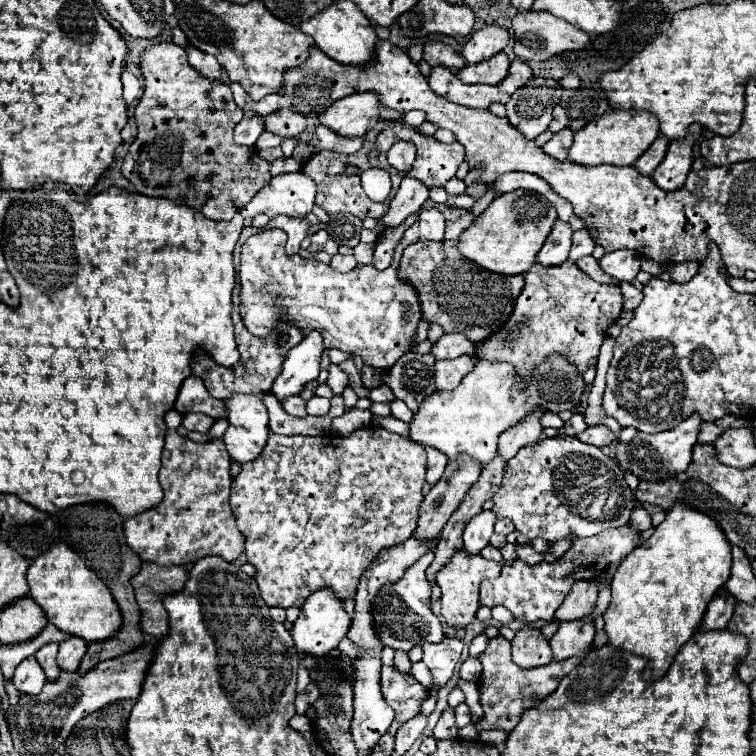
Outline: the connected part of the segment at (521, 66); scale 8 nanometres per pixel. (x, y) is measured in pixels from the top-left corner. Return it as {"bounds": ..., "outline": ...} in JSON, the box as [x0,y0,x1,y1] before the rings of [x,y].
{"bounds":[501,61,531,93],"outline":[[[513,61],[511,67],[509,67],[509,77],[505,77],[505,81],[501,81],[501,91],[503,93],[515,93],[519,87],[523,87],[527,81],[531,79],[531,69],[527,63],[521,63],[521,61]]]}

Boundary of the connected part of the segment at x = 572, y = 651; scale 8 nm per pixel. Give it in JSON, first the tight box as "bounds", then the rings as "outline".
{"bounds":[551,621,595,661],"outline":[[[561,621],[557,633],[551,637],[551,649],[553,649],[553,659],[565,661],[569,657],[585,653],[595,637],[595,627],[593,623],[583,623],[583,621]]]}

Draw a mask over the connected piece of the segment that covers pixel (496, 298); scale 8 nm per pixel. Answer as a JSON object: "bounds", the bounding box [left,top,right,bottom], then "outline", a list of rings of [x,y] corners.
{"bounds":[399,209,523,343],"outline":[[[443,209],[443,213],[447,219],[443,241],[409,245],[401,255],[399,277],[401,281],[417,289],[423,307],[421,319],[429,323],[439,323],[445,333],[465,333],[465,337],[477,343],[483,341],[509,317],[513,301],[523,289],[523,275],[497,275],[461,257],[461,253],[457,251],[457,239],[475,217],[467,209]]]}

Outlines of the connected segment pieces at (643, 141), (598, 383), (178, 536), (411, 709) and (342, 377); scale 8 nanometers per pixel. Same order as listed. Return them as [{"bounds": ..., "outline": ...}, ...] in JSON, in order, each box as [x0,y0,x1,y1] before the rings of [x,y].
[{"bounds":[567,111,659,165],"outline":[[[609,111],[575,133],[567,159],[581,165],[633,165],[651,147],[657,135],[659,123],[647,111]]]},{"bounds":[583,373,621,435],"outline":[[[599,373],[599,375],[595,377],[595,381],[593,381],[591,391],[589,391],[589,403],[587,403],[587,409],[585,409],[585,413],[583,413],[585,423],[587,423],[587,425],[603,423],[603,425],[607,425],[615,435],[619,435],[619,433],[621,433],[621,425],[619,425],[615,419],[607,417],[607,415],[603,413],[603,407],[601,407],[603,389],[605,389],[605,375]]]},{"bounds":[125,429,245,565],"outline":[[[173,429],[167,431],[159,471],[163,501],[125,521],[127,545],[141,561],[157,565],[189,565],[205,555],[219,555],[225,561],[235,561],[243,553],[245,535],[237,529],[229,505],[233,483],[229,465],[231,457],[223,439],[195,443]]]},{"bounds":[379,665,429,751],"outline":[[[383,665],[381,669],[381,693],[387,705],[393,707],[395,719],[393,725],[387,729],[387,733],[381,737],[379,747],[391,751],[397,729],[419,713],[419,707],[429,697],[429,693],[411,675],[403,675],[395,667],[387,667],[387,665]]]},{"bounds":[327,363,347,395],"outline":[[[331,363],[327,371],[329,371],[327,385],[333,389],[333,393],[341,395],[341,391],[343,391],[345,385],[347,385],[347,375],[345,375],[345,373],[339,369],[339,365],[335,365],[335,363]]]}]

